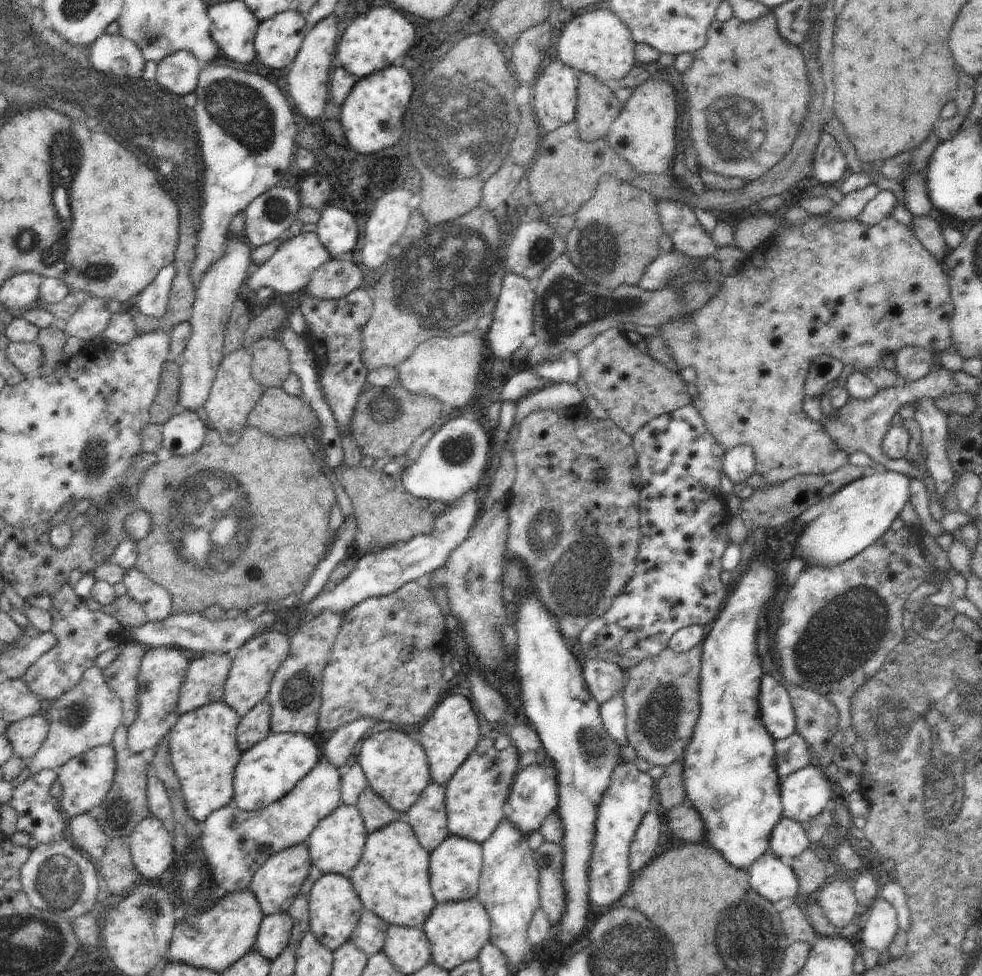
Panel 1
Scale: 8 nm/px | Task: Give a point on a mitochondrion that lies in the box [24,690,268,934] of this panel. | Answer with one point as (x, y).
(58, 881)

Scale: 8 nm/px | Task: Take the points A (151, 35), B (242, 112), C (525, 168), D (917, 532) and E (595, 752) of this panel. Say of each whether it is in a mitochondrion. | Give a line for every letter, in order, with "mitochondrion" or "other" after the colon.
A: mitochondrion
B: mitochondrion
C: other
D: other
E: mitochondrion

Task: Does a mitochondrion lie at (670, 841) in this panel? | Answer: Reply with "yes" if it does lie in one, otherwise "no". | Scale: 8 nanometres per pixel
no

